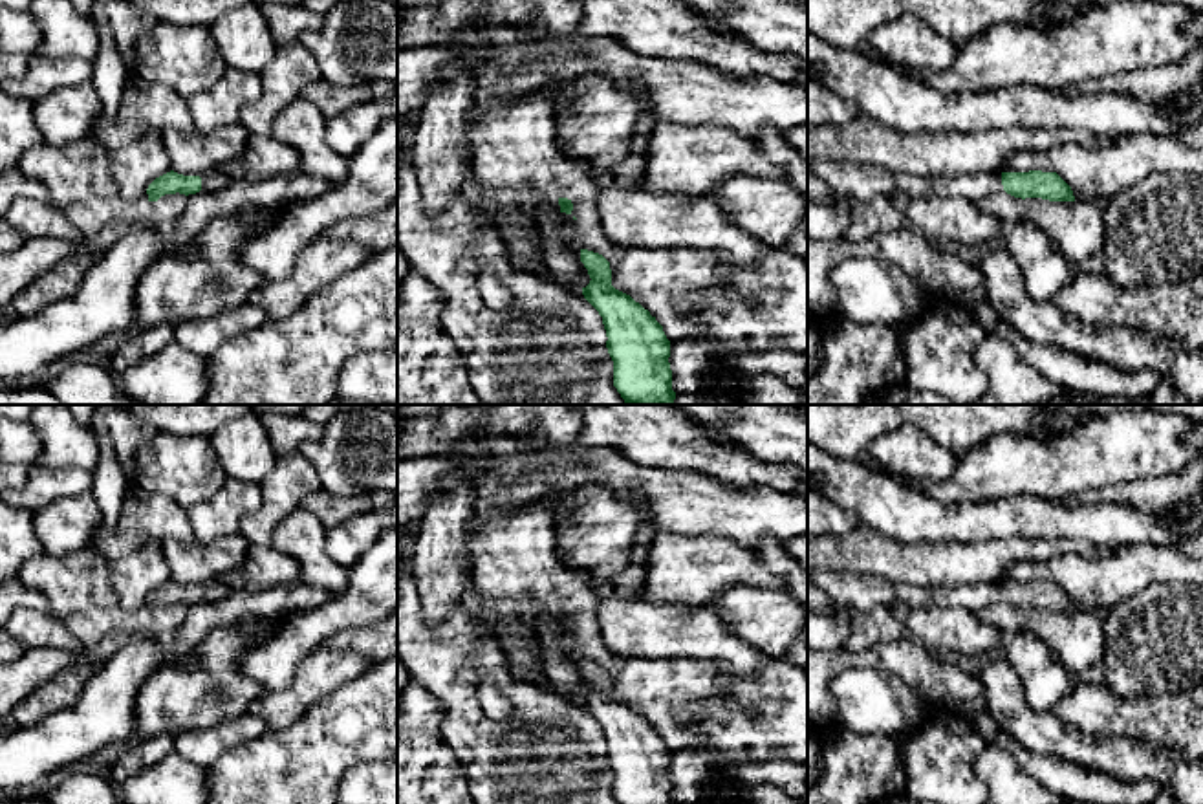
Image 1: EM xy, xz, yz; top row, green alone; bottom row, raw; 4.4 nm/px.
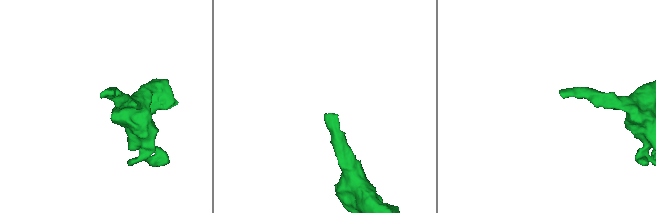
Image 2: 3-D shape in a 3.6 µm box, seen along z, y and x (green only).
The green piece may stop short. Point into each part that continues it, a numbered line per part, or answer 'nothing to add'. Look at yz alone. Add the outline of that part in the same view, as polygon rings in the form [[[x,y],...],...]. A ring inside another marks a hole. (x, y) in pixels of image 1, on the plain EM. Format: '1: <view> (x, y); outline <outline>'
1: yz (850, 590); outline [[[828,570],[809,573],[807,581],[850,612],[903,603],[910,608],[954,606],[980,615],[987,606],[1003,601],[1000,582],[906,586],[875,575]]]

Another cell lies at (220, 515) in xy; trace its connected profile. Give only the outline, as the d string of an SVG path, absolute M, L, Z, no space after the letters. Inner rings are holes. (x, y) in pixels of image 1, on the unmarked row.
M227 478L209 498L187 509L194 540L209 544L238 533L240 522L262 504L260 483Z

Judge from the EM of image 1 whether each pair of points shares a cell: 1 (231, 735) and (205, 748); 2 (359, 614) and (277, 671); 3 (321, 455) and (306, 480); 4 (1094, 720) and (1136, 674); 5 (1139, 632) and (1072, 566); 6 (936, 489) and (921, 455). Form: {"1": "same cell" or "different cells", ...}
{"1": "same cell", "2": "same cell", "3": "different cells", "4": "different cells", "5": "different cells", "6": "different cells"}

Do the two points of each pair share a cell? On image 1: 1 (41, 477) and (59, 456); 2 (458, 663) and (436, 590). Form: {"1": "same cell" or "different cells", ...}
{"1": "different cells", "2": "different cells"}

